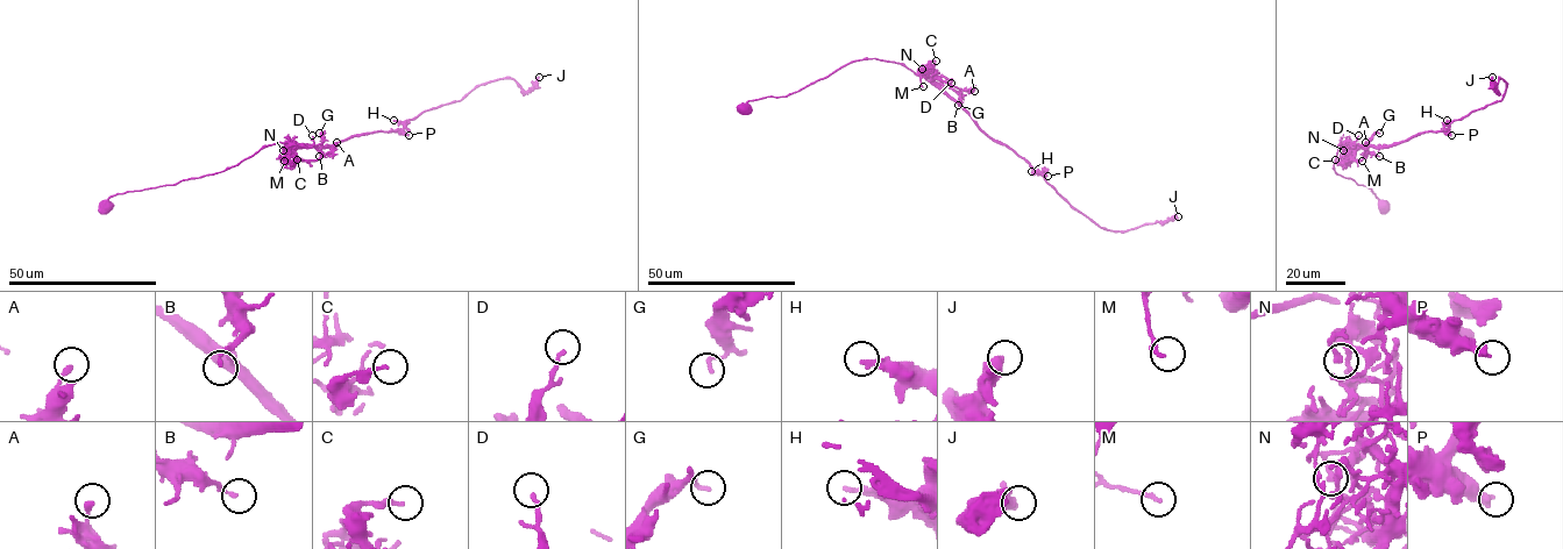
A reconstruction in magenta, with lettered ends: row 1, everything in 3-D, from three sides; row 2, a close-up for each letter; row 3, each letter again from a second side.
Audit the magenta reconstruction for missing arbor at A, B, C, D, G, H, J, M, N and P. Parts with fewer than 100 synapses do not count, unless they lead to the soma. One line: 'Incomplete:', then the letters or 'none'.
Incomplete: none

